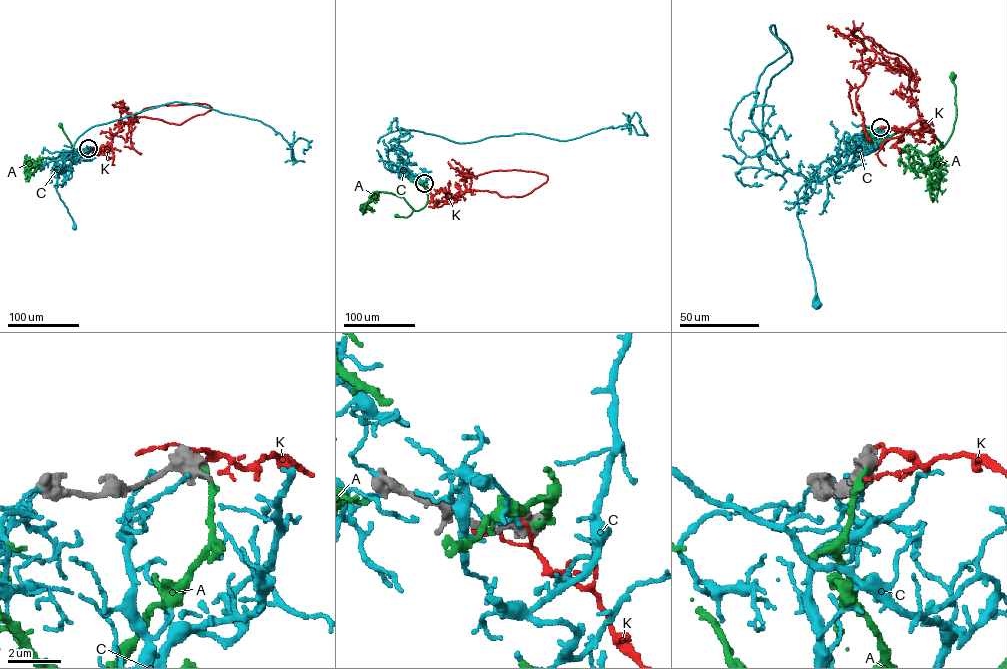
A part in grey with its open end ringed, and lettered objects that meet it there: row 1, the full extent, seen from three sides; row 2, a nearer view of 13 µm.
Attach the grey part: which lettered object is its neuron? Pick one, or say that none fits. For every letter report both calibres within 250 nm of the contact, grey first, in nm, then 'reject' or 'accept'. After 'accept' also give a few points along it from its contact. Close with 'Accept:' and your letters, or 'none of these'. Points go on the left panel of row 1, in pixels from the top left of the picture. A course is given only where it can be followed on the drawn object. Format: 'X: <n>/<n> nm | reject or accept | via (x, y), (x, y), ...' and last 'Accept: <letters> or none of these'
A: 400/240 nm | accept | via (88, 148), (87, 154), (92, 149), (77, 157), (60, 125)
C: 480/180 nm | reject
K: 750/140 nm | reject
Accept: A

